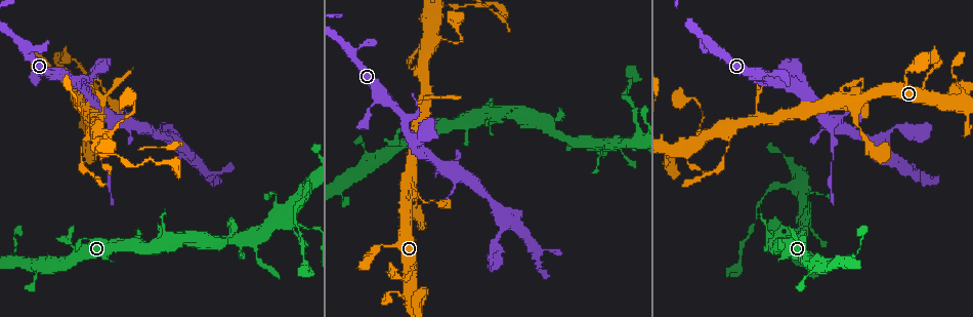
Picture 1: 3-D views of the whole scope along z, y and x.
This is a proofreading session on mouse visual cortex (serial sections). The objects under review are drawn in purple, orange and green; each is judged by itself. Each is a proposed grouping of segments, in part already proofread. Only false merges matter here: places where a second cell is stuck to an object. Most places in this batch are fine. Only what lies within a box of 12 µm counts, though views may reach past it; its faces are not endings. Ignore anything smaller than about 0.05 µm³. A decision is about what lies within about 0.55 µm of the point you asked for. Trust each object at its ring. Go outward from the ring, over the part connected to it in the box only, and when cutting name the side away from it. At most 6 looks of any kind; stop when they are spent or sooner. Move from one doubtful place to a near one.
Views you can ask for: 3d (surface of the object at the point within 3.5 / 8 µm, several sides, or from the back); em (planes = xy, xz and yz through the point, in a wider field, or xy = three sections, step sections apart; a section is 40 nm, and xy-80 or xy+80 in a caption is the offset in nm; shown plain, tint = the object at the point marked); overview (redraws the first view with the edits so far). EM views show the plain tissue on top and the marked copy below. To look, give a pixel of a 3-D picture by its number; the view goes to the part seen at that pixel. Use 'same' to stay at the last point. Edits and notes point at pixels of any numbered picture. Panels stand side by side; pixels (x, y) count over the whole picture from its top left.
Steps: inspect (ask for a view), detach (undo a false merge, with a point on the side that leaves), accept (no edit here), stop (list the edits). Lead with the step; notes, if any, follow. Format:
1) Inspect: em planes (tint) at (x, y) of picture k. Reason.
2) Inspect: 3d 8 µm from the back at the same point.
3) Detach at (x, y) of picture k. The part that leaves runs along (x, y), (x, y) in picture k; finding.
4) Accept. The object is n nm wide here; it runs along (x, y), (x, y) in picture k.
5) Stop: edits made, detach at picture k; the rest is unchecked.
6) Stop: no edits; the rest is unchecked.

Inspect: 3d 3.5 µm from the back at (453, 171) of picture 1. Three arms meet.

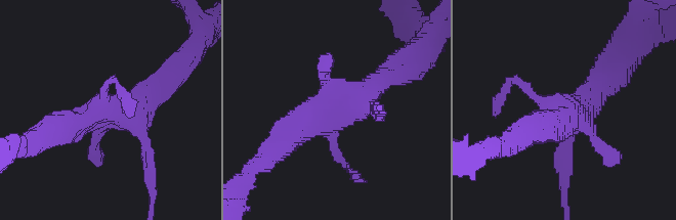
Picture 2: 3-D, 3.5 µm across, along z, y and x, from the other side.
Inspect: em xy step 2 (tint) at (567, 108) of picture 2.

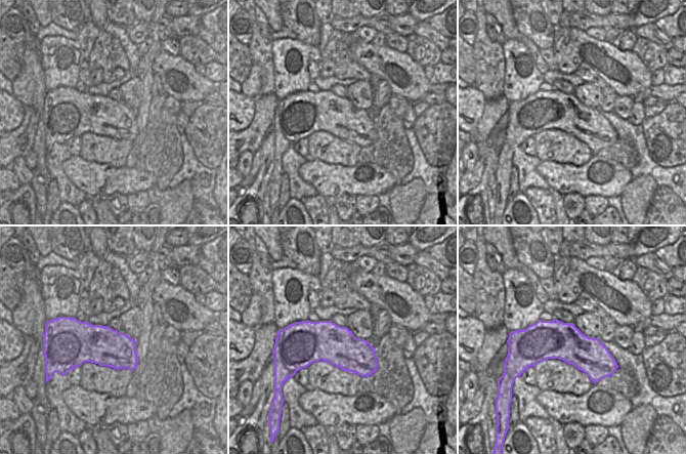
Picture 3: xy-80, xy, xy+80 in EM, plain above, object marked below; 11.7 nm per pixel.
Accept. It runs along (388, 74), (285, 142) in picture 2; continuous, no second cell.

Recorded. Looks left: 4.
Inspect: 3d 3.5 µm at (97, 80) of picture 1. Sharp bend.

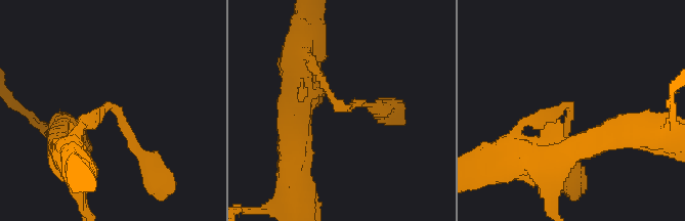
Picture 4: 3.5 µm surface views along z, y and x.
Inspect: em xy step 5 (tint) at (109, 107) of picture 4. Shape alone is not enough.

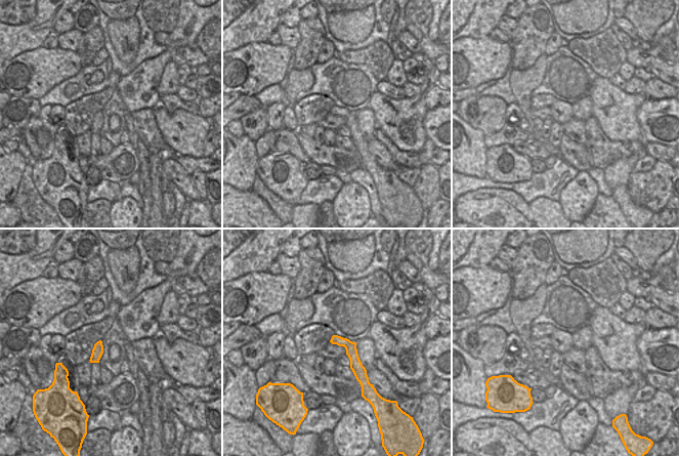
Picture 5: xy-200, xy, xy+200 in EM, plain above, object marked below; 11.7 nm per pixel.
Accept. The arms are 150, 150 nm wide; it runs along (79, 128), (111, 105), (145, 162) in picture 4; continuous, no second cell.

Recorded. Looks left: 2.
Inspect: 3d 8 µm at (803, 222) of picture 1. Small branch off a trunk.

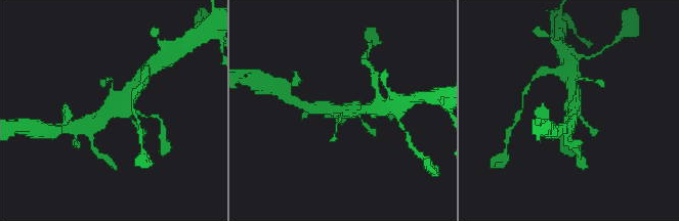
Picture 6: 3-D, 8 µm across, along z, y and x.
Inspect: em xy step 5 (tint) at (121, 109) of picture 6. Shape alone is not enough.

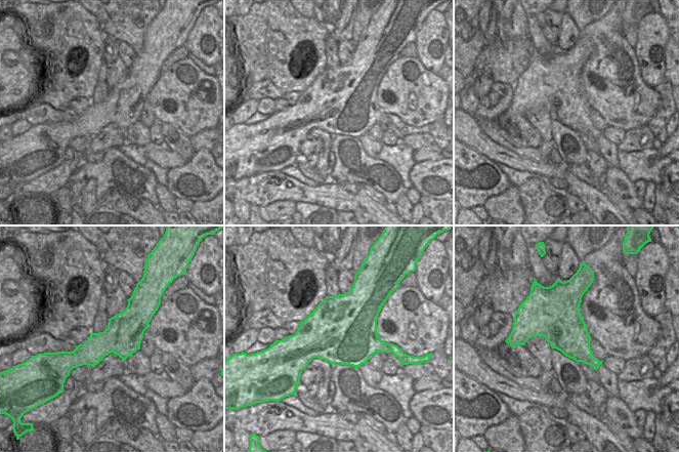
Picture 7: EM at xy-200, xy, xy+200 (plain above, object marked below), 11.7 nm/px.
Accept. It runs along (95, 123), (121, 109), (138, 84) in picture 6; continuous, no second cell.

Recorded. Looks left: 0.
Stop: no edits; the rest is unchecked.

